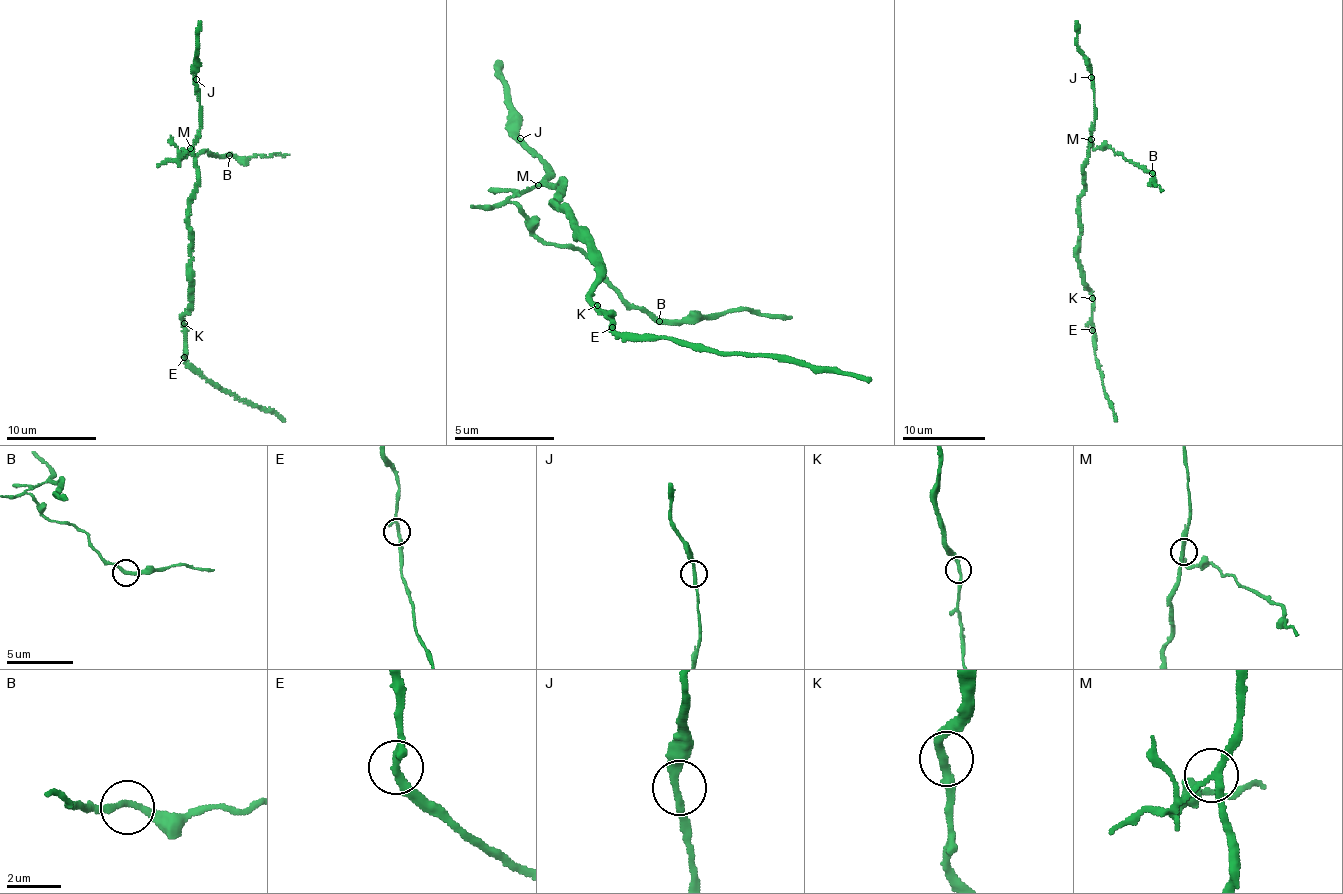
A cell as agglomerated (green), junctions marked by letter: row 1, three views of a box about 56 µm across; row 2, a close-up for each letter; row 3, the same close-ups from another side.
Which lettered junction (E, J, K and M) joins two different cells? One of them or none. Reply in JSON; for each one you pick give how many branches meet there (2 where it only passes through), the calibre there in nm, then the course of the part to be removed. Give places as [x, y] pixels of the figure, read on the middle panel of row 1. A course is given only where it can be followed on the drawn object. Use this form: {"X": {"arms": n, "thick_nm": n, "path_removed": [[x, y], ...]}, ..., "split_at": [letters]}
{"M": {"arms": 3, "thick_nm": 200, "path_removed": [[539, 184], [522, 189], [520, 213], [664, 321], [794, 315]]}, "split_at": ["M"]}

